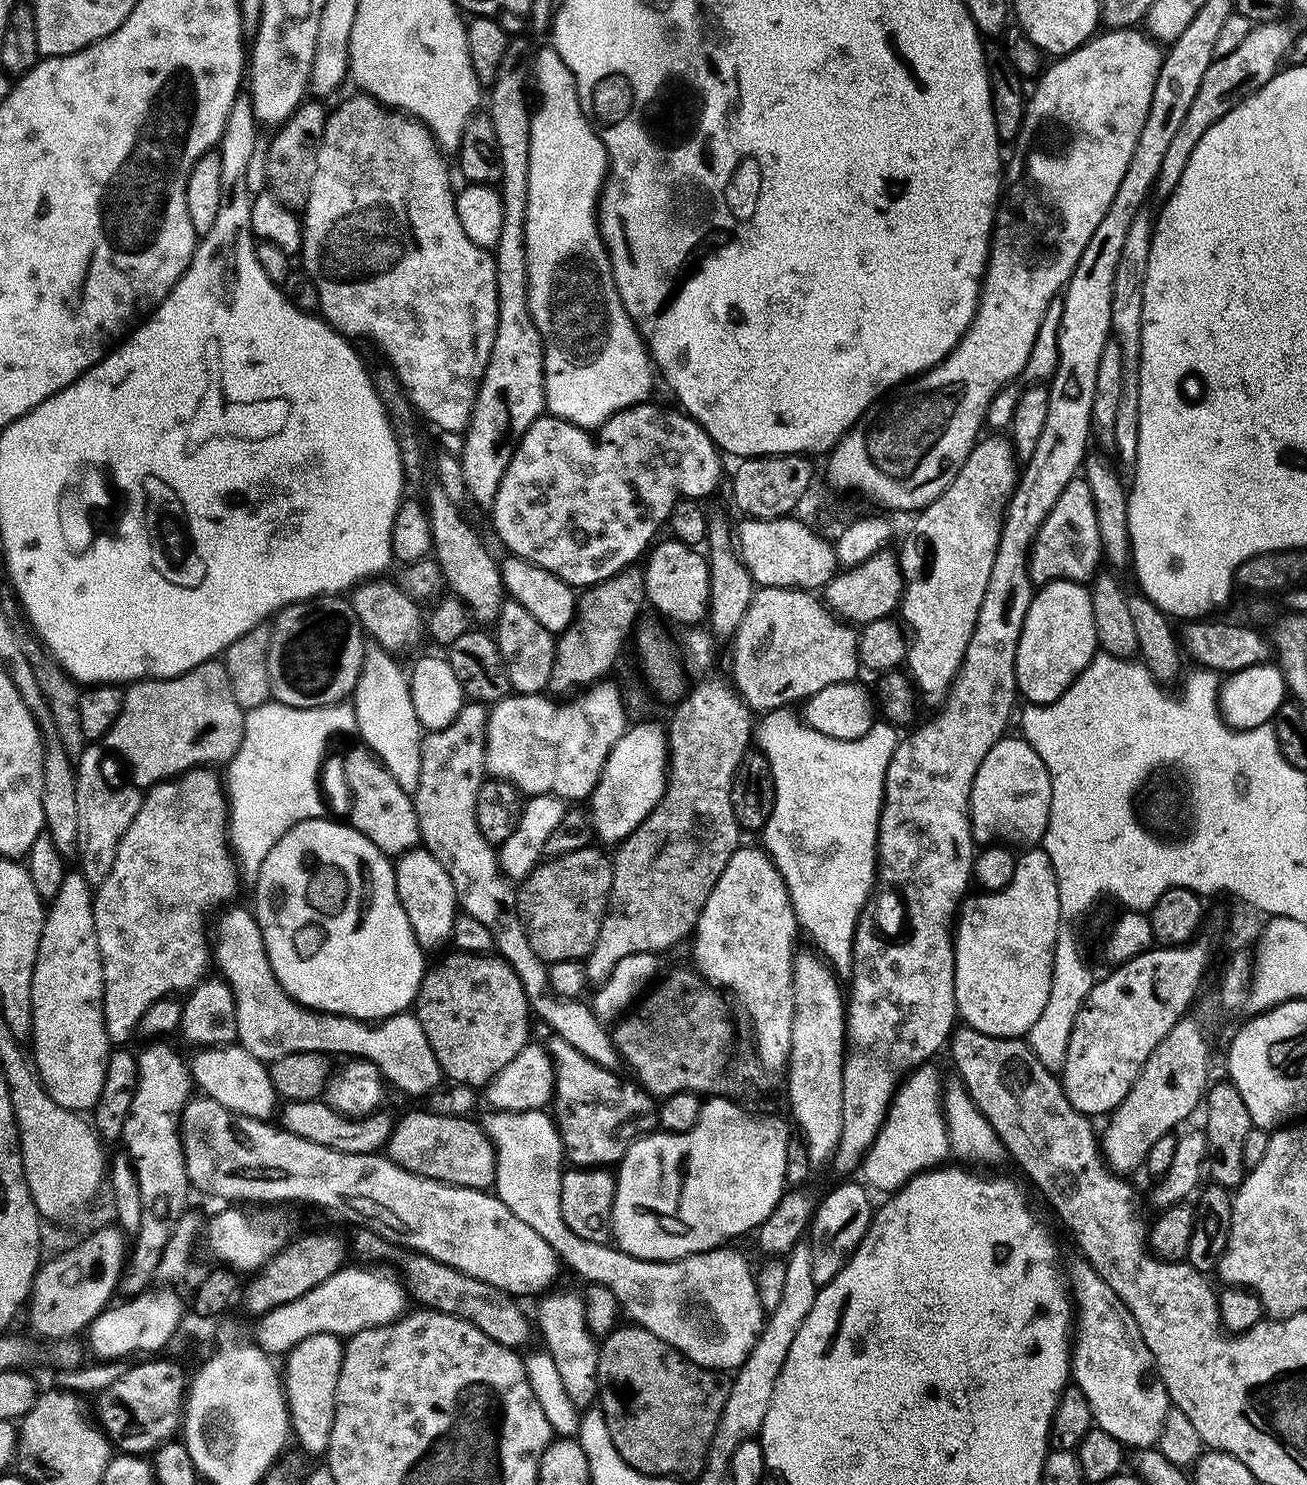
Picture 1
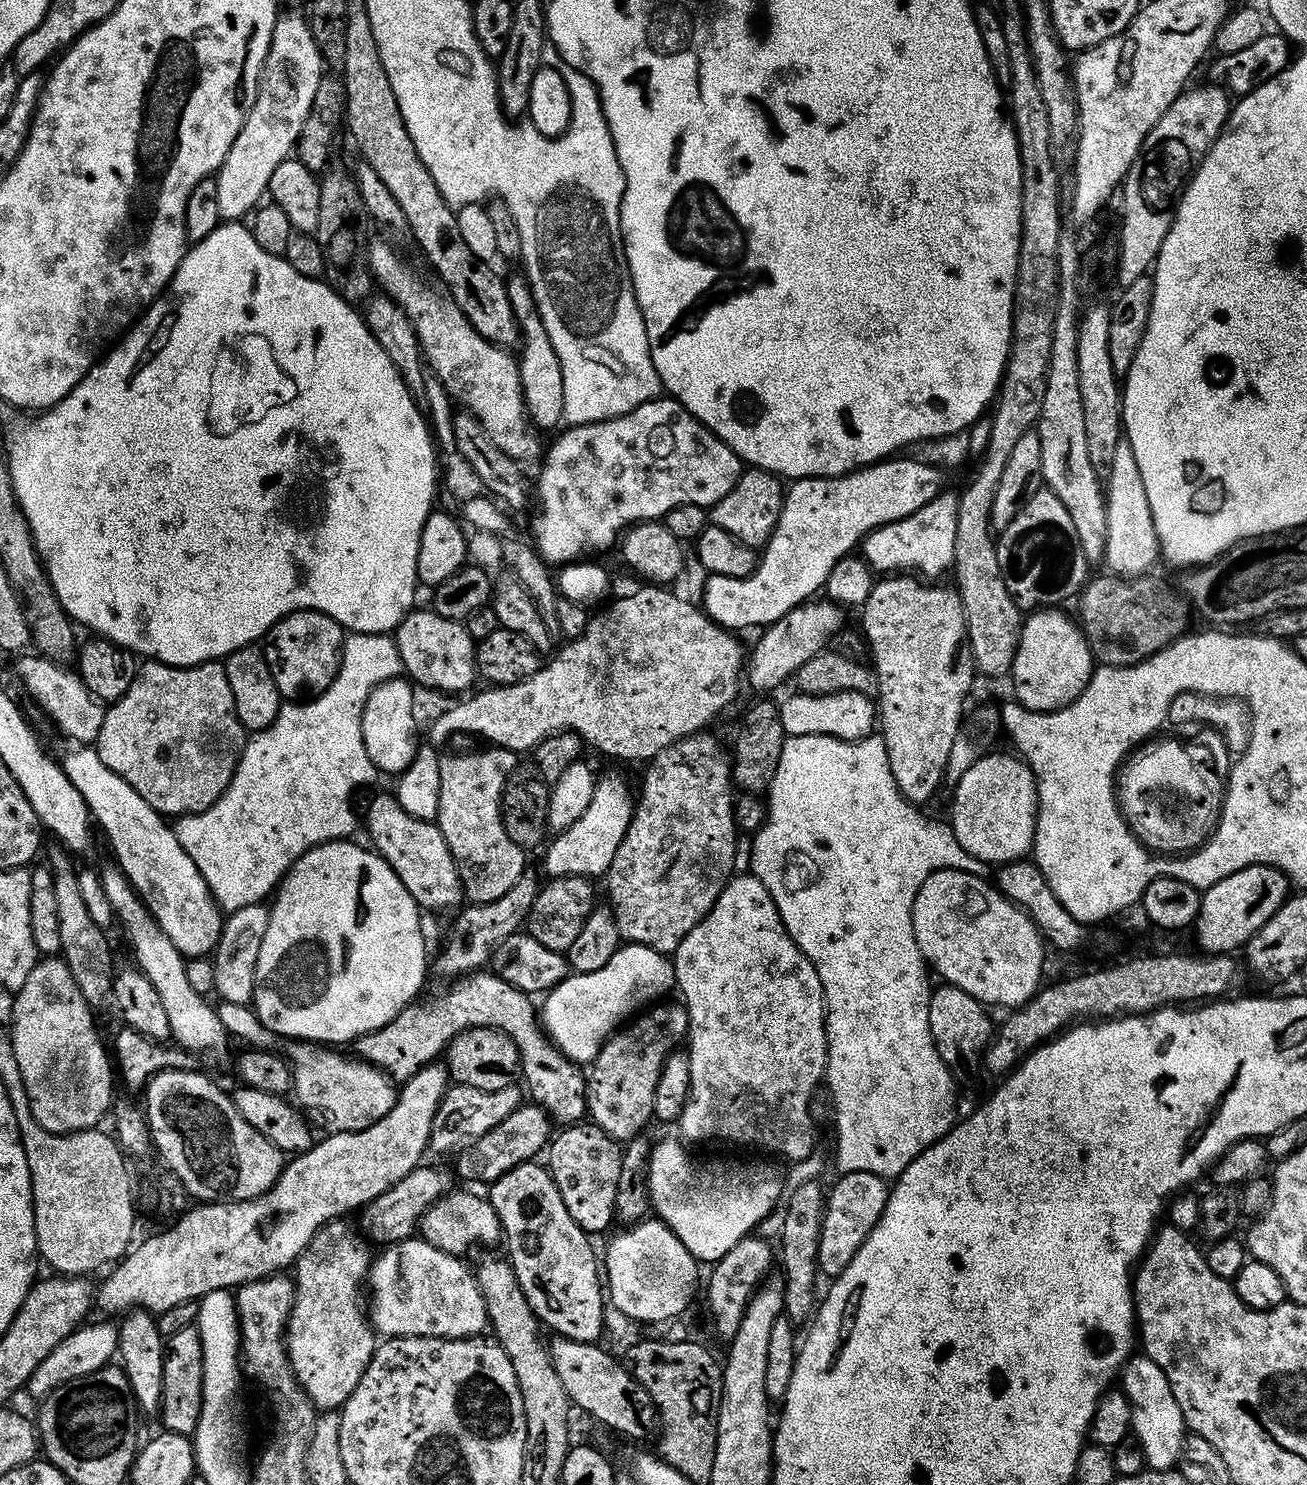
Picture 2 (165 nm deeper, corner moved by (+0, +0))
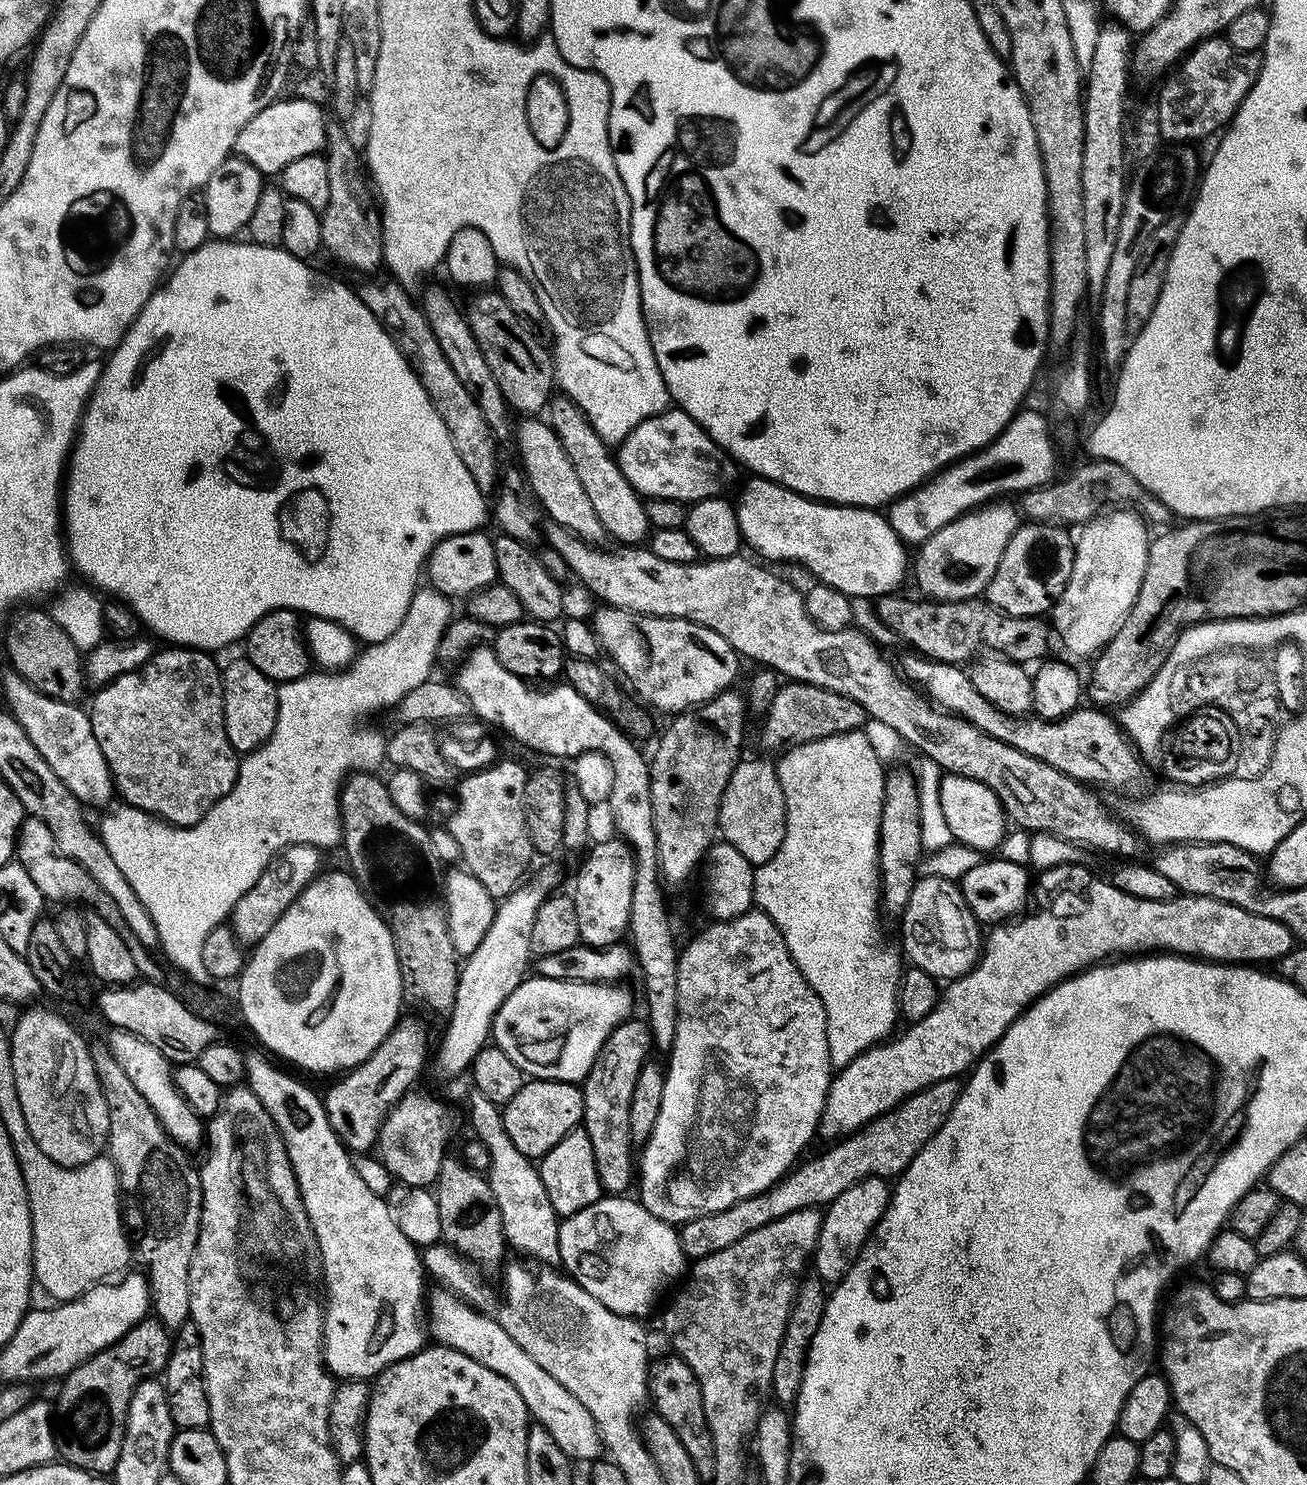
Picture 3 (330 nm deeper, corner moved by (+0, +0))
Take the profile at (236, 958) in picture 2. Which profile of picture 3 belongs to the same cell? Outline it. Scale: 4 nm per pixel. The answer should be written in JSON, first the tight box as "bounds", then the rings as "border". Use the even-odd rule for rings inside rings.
{"bounds":[230,844,322,946],"border":[[[295,844],[283,848],[272,857],[266,870],[262,870],[258,882],[254,882],[254,886],[250,886],[250,890],[246,890],[246,894],[242,894],[242,898],[238,898],[238,902],[232,907],[230,927],[241,944],[254,946],[259,940],[266,938],[270,926],[274,926],[274,922],[282,918],[282,914],[296,901],[298,894],[302,894],[304,887],[316,879],[322,868],[320,856],[322,852],[319,848],[309,844]]]}

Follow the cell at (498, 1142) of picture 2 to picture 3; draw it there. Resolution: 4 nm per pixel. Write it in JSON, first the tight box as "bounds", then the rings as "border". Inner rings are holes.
{"bounds":[502,1079,584,1158],"border":[[[529,1079],[502,1108],[506,1132],[522,1154],[539,1158],[584,1119],[584,1093],[576,1084],[561,1080]]]}

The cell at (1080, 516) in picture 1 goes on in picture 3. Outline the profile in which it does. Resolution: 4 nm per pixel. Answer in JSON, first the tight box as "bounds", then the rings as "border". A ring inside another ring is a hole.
{"bounds":[986,523,1076,616],"border":[[[1021,523],[1015,534],[1006,542],[1006,550],[1002,550],[1002,562],[998,562],[998,570],[994,570],[994,578],[990,578],[986,589],[986,599],[1000,612],[1008,616],[1038,616],[1051,613],[1058,598],[1062,598],[1062,590],[1066,590],[1066,582],[1070,582],[1070,574],[1074,570],[1076,546],[1074,536],[1067,527],[1053,524]]]}

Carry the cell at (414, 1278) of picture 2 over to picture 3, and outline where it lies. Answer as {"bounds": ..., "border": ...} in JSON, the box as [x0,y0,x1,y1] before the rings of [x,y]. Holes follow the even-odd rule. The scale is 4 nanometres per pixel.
{"bounds":[426,1290,602,1462],"border":[[[436,1290],[426,1300],[426,1324],[430,1329],[431,1339],[433,1336],[437,1345],[458,1350],[474,1358],[474,1362],[490,1366],[494,1374],[502,1374],[502,1378],[506,1378],[506,1382],[510,1382],[510,1386],[514,1386],[514,1390],[522,1394],[522,1402],[529,1417],[550,1430],[554,1442],[562,1446],[562,1450],[572,1461],[591,1462],[597,1459],[602,1452],[600,1431],[594,1418],[590,1418],[586,1406],[582,1406],[582,1402],[578,1402],[578,1398],[574,1398],[574,1394],[570,1394],[570,1390],[566,1390],[566,1386],[562,1386],[558,1378],[546,1374],[546,1370],[542,1370],[542,1366],[538,1366],[538,1362],[534,1362],[534,1358],[530,1358],[530,1354],[526,1354],[526,1350],[522,1350],[522,1346],[518,1346],[518,1342],[514,1342],[510,1334],[506,1334],[504,1327],[486,1313],[487,1311],[473,1308],[447,1290]]]}

